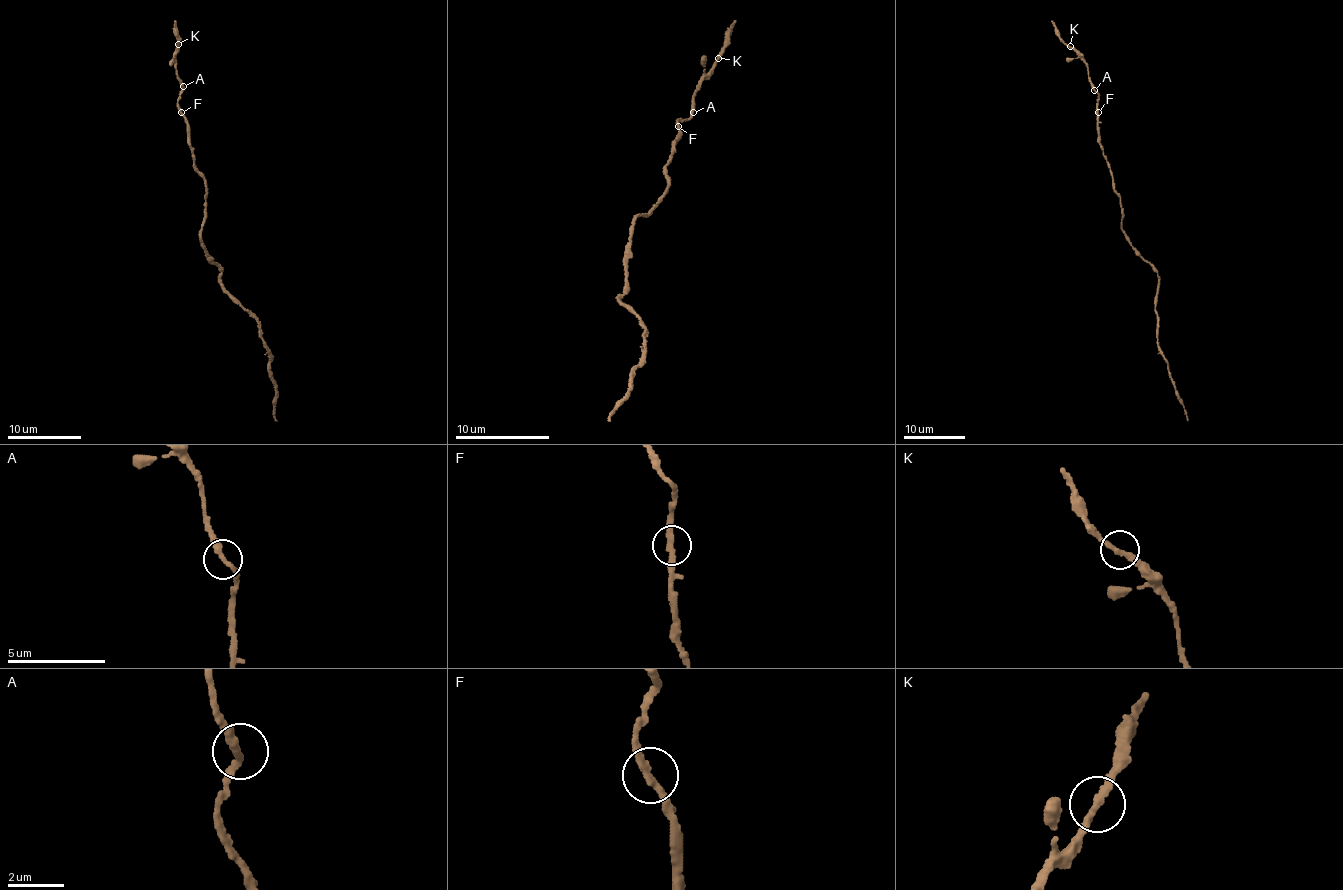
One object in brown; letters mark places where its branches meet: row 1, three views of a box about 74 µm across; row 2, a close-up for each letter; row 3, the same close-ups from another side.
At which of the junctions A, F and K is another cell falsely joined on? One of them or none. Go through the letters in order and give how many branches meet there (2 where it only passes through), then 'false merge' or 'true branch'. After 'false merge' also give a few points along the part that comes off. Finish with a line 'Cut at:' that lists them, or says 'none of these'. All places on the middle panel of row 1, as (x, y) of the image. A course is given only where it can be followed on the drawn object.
A: 2 branches meet; true branch
F: 2 branches meet; true branch
K: 2 branches meet; true branch
Cut at: none of these

